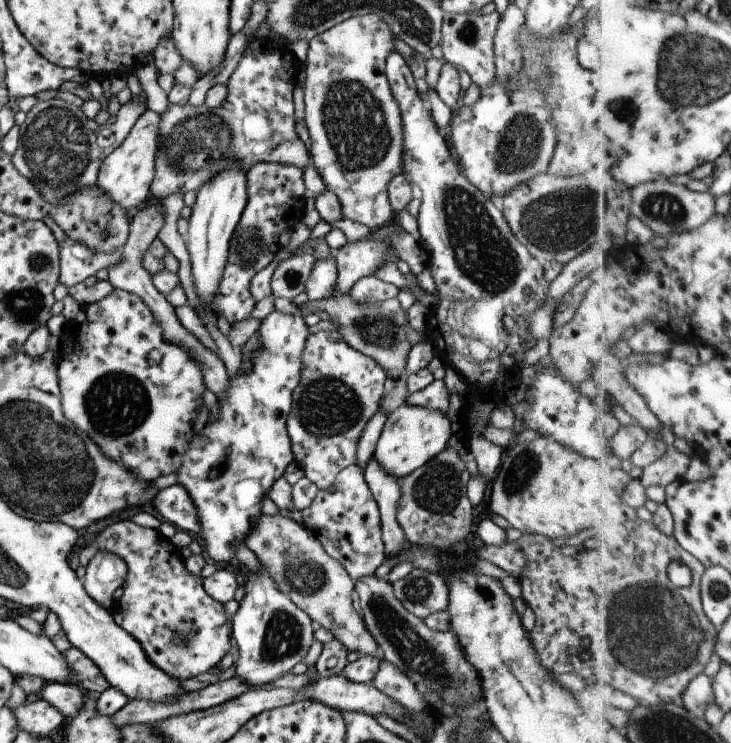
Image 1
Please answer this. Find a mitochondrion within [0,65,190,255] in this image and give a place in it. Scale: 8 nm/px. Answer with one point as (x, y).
(56, 149)

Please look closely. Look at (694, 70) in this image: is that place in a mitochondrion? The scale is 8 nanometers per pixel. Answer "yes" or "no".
yes

